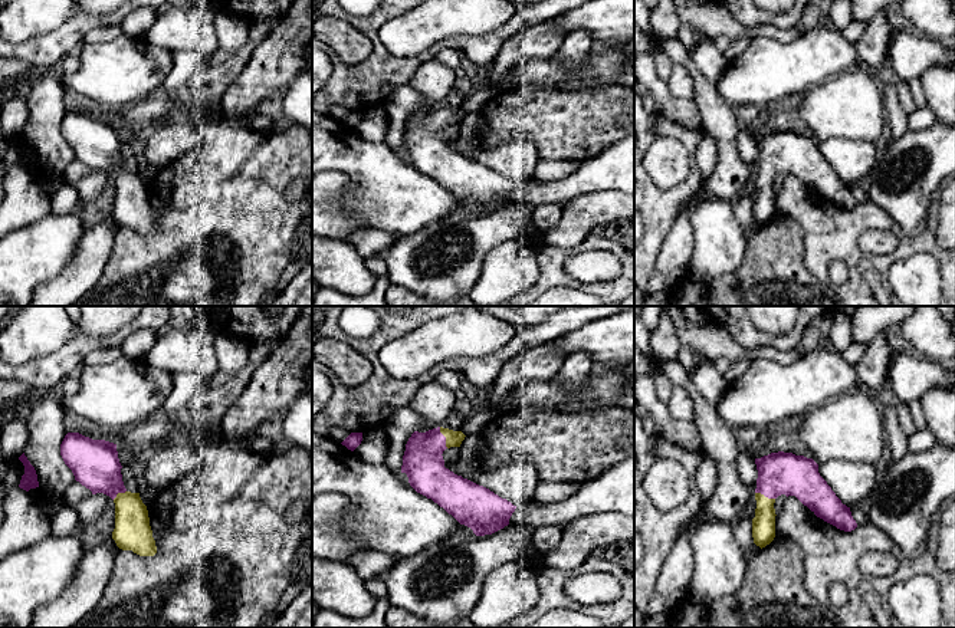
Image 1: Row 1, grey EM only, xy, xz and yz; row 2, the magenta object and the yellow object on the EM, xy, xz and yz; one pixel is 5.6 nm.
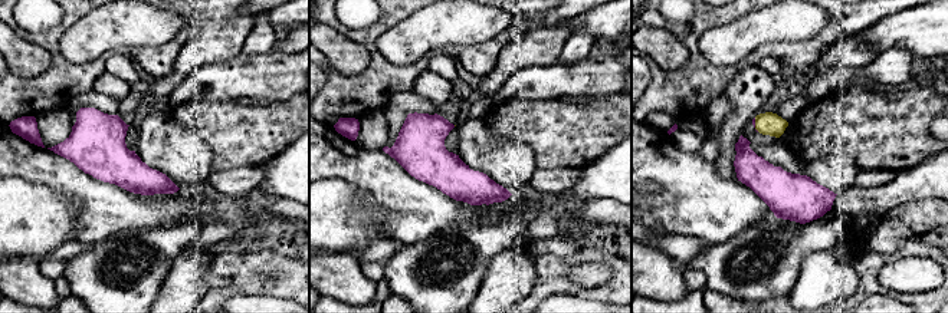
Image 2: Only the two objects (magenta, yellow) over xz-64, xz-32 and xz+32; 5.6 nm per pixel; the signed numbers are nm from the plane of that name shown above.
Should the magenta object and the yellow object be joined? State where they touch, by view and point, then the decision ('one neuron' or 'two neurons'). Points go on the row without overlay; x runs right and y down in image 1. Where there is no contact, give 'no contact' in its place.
xz (445, 115) | one neuron

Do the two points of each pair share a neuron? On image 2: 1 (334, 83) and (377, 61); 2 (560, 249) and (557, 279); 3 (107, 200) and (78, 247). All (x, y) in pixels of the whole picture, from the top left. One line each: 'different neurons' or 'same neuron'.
1: same neuron
2: different neurons
3: different neurons

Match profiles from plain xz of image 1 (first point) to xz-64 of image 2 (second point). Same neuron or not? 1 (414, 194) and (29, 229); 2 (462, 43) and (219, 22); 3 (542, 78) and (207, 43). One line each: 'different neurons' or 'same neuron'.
1: different neurons
2: different neurons
3: different neurons

